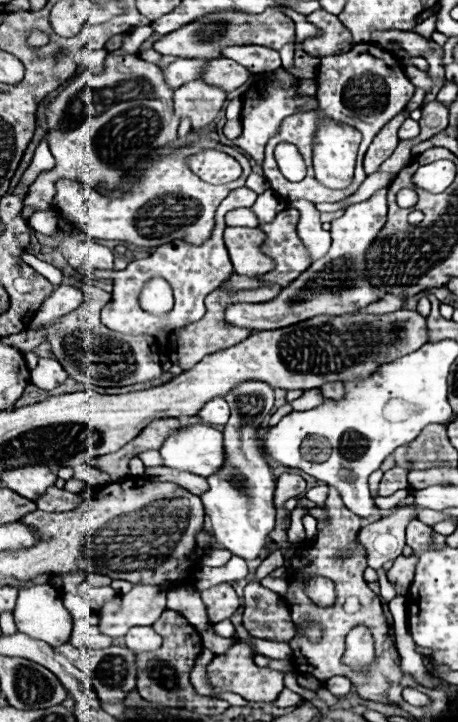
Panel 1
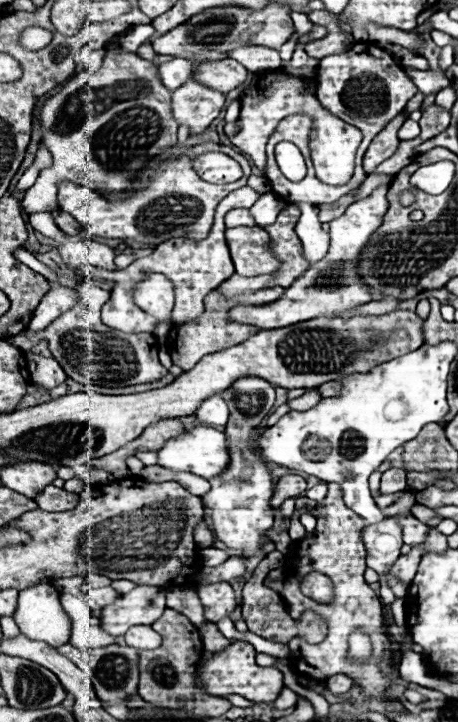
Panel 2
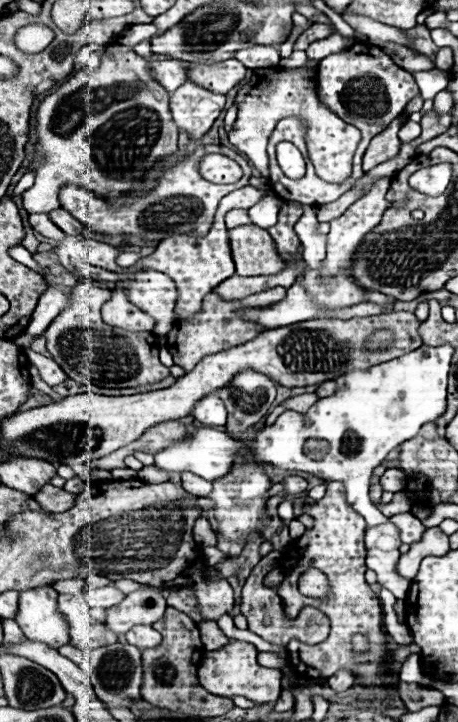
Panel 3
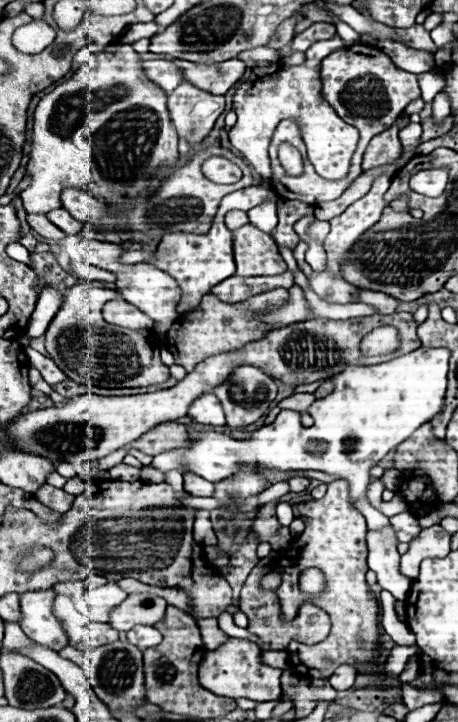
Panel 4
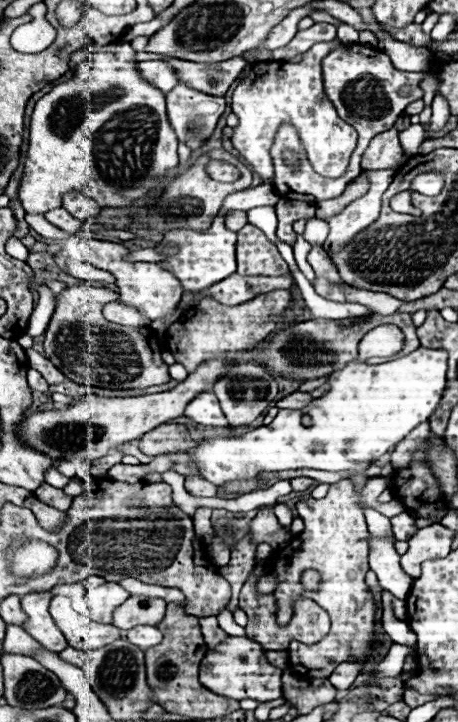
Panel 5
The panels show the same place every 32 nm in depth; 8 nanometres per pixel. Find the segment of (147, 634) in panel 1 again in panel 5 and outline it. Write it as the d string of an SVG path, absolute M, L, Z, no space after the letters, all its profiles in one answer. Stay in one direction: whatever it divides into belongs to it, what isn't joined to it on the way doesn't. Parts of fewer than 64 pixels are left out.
M136 626L134 630L128 632L128 640L132 644L140 646L142 650L148 650L150 646L156 646L162 642L162 634L154 626Z

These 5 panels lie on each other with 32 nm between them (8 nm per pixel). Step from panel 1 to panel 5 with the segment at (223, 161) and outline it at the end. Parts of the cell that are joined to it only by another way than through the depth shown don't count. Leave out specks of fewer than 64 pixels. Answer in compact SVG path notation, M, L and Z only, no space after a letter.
M212 160L206 170L214 180L220 180L220 182L234 182L240 176L236 166L232 166L228 162L222 162L222 160Z

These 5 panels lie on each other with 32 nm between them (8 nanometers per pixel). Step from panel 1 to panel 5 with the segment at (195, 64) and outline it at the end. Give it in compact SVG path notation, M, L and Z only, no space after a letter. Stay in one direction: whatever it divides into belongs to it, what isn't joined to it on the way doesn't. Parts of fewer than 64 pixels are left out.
M162 60L138 62L138 70L140 70L142 78L146 78L146 82L150 82L152 86L158 86L158 90L162 90L164 94L170 92L178 84L178 78L176 78L174 68L170 68Z

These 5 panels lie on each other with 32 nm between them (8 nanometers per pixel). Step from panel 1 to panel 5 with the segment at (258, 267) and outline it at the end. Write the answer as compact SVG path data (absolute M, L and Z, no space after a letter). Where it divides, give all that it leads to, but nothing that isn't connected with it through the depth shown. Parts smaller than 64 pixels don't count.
M246 224L238 234L236 262L242 276L286 276L290 274L276 246L252 224Z

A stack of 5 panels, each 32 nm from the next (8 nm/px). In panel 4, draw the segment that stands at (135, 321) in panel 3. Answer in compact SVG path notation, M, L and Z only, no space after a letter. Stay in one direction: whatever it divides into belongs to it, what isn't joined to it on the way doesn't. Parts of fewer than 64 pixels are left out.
M118 296L112 302L106 302L102 308L104 320L116 326L124 326L124 328L132 328L132 330L150 330L152 328L152 320L142 314L136 306L128 304L122 300L122 296Z

